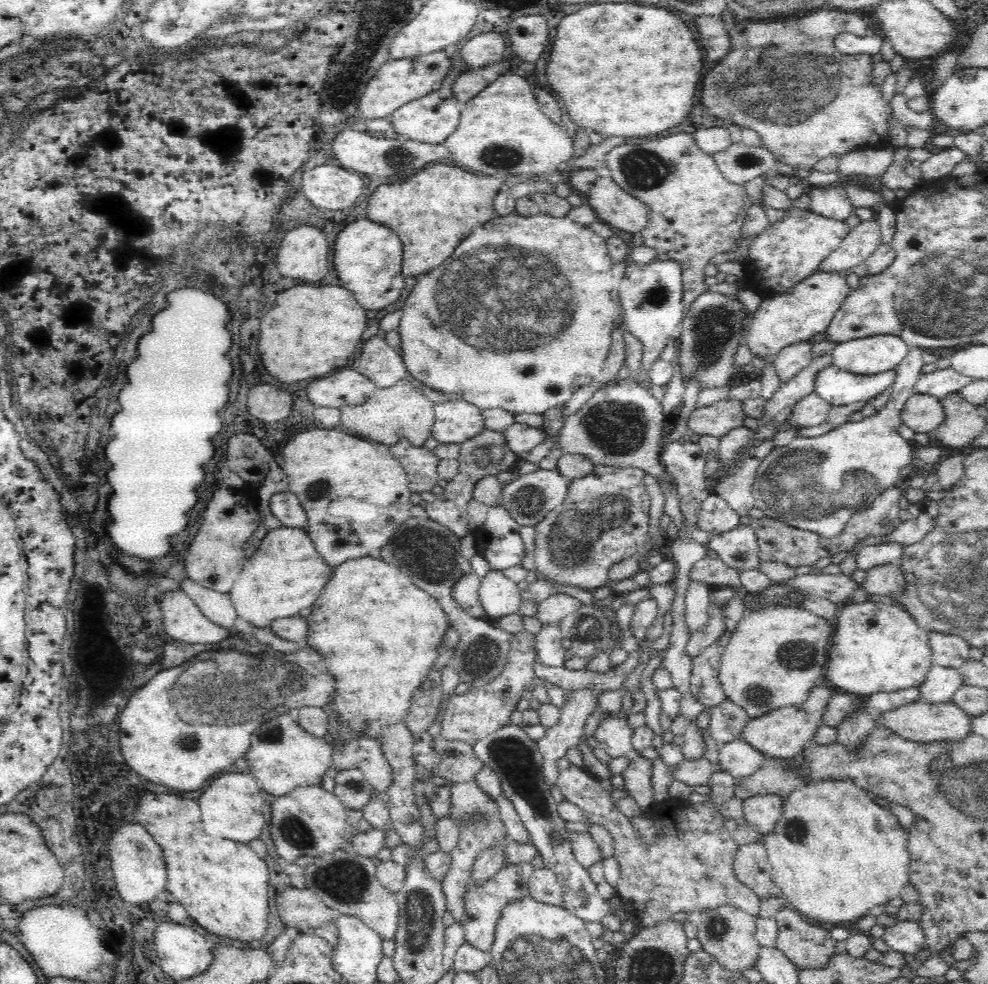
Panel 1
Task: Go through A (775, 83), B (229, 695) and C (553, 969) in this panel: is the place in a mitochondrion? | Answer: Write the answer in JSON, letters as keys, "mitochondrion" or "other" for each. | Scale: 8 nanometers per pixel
{"A":"mitochondrion","B":"mitochondrion","C":"mitochondrion"}

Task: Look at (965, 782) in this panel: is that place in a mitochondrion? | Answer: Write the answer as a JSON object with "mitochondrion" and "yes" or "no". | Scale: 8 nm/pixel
{"mitochondrion":"yes"}

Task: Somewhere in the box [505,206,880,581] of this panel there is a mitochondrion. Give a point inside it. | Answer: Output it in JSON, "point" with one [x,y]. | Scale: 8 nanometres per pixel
{"point":[802,485]}

